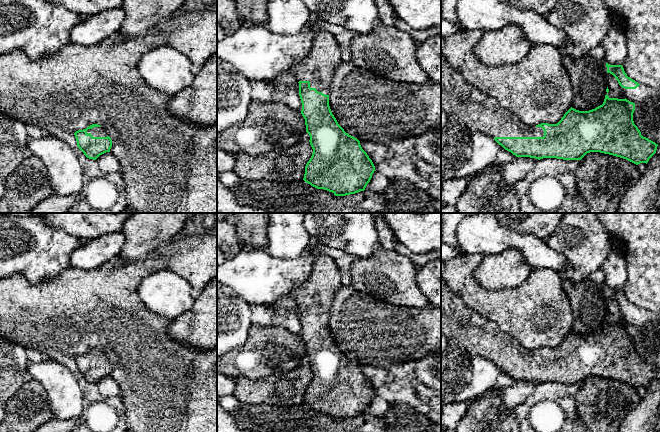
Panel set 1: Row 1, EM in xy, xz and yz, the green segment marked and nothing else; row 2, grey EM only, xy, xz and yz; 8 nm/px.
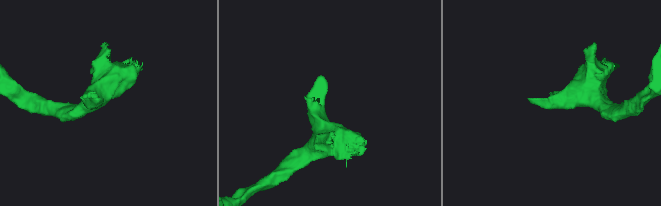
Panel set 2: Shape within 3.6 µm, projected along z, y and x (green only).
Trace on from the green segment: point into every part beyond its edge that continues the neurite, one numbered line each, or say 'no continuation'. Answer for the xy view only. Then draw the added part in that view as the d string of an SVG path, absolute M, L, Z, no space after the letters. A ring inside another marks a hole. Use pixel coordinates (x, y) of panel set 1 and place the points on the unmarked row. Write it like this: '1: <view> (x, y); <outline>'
1: xy (96, 355); M94 351L87 354L87 358L90 357L93 361L107 361L107 357L102 351Z

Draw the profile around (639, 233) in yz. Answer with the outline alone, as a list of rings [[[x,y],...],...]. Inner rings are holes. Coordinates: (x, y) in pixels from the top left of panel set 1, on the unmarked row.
[[[595,213],[611,240],[619,241],[624,250],[627,281],[623,292],[639,308],[660,314],[660,213]]]

